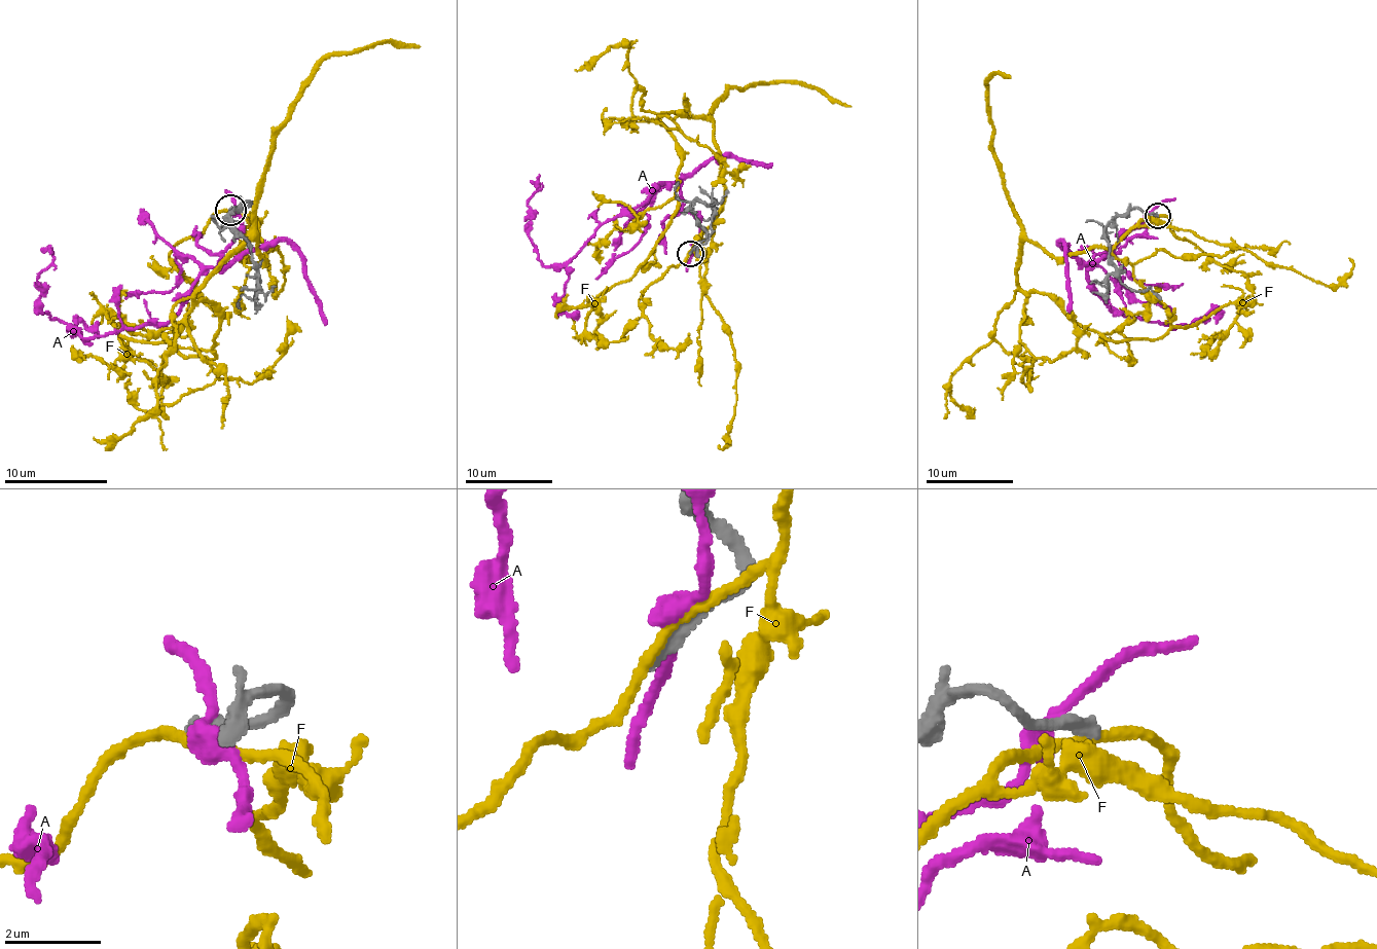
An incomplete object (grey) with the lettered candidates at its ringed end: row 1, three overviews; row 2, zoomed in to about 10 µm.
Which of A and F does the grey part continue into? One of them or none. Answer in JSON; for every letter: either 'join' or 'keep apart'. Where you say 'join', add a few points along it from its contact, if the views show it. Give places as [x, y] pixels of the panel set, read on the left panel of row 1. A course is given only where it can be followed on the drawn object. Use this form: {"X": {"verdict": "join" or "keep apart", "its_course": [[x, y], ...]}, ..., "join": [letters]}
{"A": {"verdict": "keep apart"}, "F": {"verdict": "keep apart"}, "join": []}

